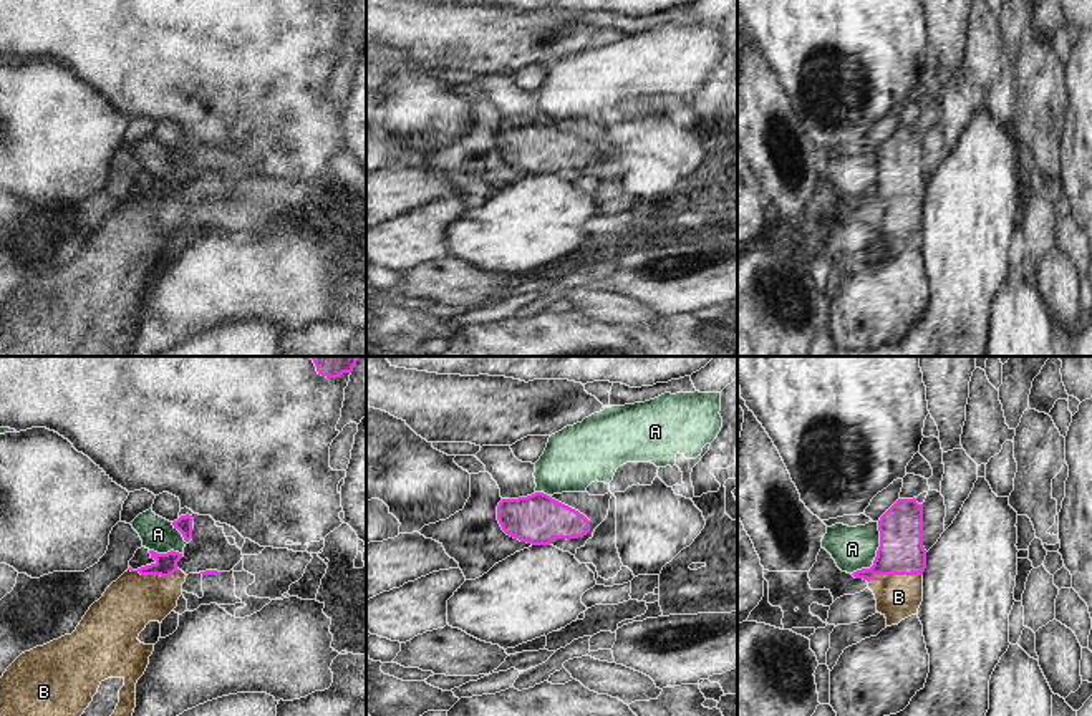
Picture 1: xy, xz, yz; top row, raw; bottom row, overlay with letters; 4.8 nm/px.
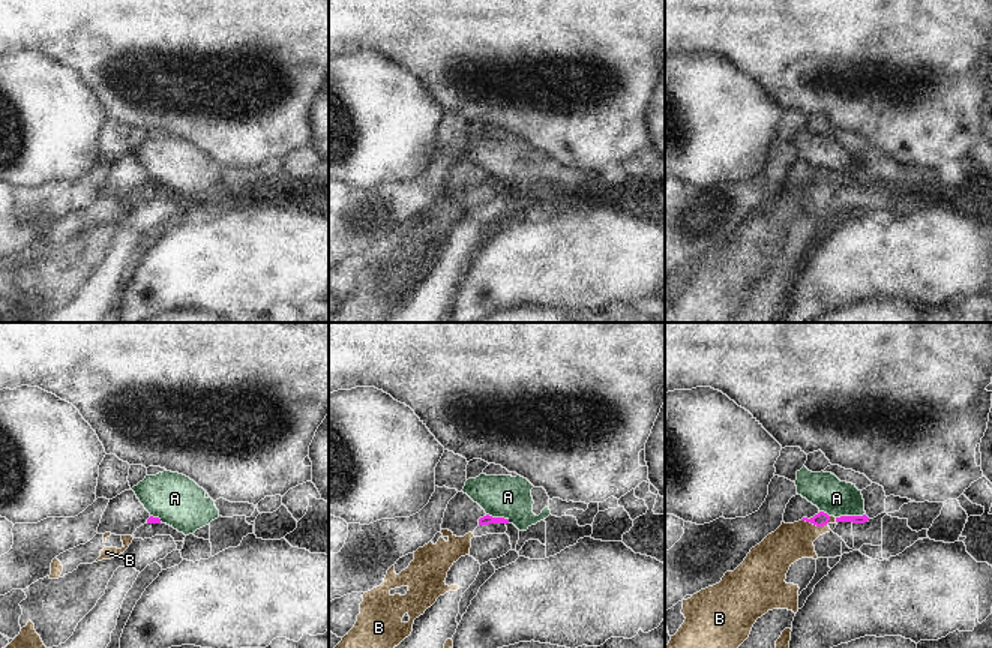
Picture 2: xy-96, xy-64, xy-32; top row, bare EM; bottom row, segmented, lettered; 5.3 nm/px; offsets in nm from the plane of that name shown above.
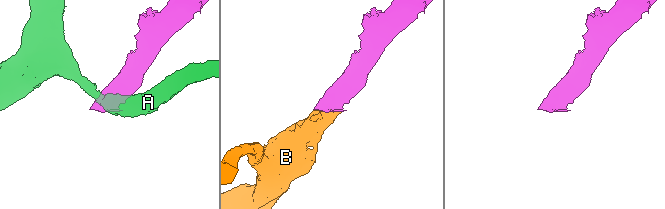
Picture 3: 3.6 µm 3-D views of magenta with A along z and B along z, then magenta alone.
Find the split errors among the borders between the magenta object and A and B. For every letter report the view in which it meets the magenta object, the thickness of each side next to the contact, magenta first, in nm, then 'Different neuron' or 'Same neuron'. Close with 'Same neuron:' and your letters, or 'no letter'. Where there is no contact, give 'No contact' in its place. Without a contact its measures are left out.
A: Touches magenta in yz. Thickness 220 nm (magenta) against 200 nm. Different neuron
B: Touches magenta in yz. Thickness 220 nm (magenta) against 220 nm. Same neuron
Same neuron: B.

